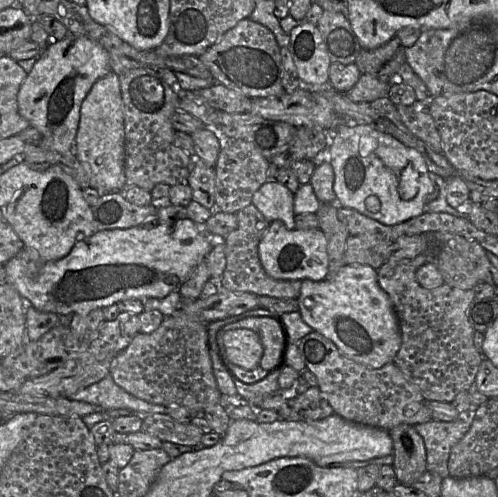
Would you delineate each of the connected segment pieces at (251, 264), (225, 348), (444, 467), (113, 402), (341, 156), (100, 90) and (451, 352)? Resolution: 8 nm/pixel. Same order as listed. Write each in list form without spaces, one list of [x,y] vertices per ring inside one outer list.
[[[252,203],[236,212],[238,226],[224,238],[226,267],[220,277],[222,287],[230,291],[251,292],[258,296],[278,299],[297,299],[302,280],[279,280],[270,277],[263,269],[258,257],[258,244],[268,224],[266,218]]]
[[[224,326],[218,331],[216,341],[230,363],[245,369],[260,366],[264,348],[257,332],[246,328],[225,330]]]
[[[474,413],[461,414],[453,422],[430,420],[414,425],[426,448],[427,469],[445,478],[449,476],[448,460],[451,449],[470,429]]]
[[[111,375],[101,381],[81,388],[69,396],[70,399],[98,405],[106,411],[113,409],[129,409],[137,412],[137,416],[144,418],[148,414],[166,414],[166,407],[139,399],[120,386]]]
[[[346,121],[332,133],[326,132],[326,148],[311,160],[318,165],[323,161],[332,165],[333,190],[339,205],[352,208],[361,214],[385,225],[395,225],[423,214],[428,202],[436,199],[434,185],[423,157],[388,134],[365,124]]]
[[[110,71],[98,79],[83,100],[73,152],[84,167],[91,188],[100,196],[131,187],[125,185],[123,103],[118,74]]]
[[[408,259],[385,262],[377,269],[377,276],[380,287],[387,293],[392,303],[398,321],[402,342],[394,363],[406,379],[419,388],[427,401],[452,403],[460,392],[473,388],[482,362],[482,357],[474,345],[475,329],[468,318],[469,306],[476,298],[473,290],[455,288],[447,283],[435,289],[427,289],[417,280],[412,260]]]

